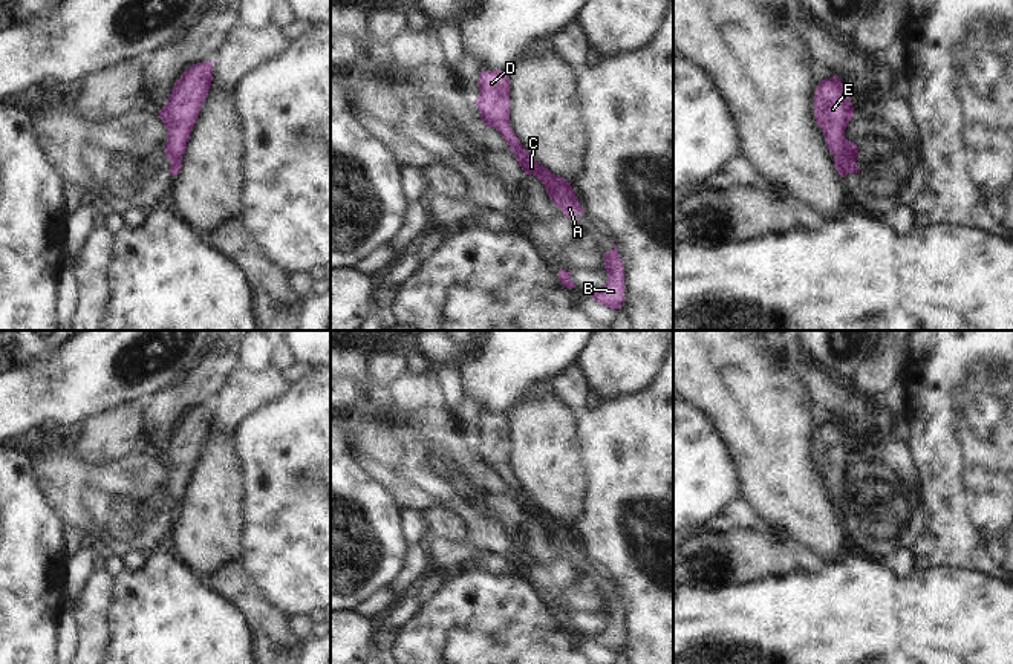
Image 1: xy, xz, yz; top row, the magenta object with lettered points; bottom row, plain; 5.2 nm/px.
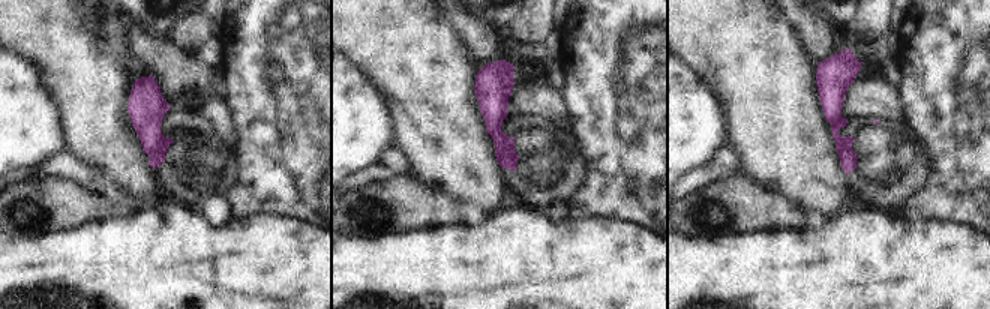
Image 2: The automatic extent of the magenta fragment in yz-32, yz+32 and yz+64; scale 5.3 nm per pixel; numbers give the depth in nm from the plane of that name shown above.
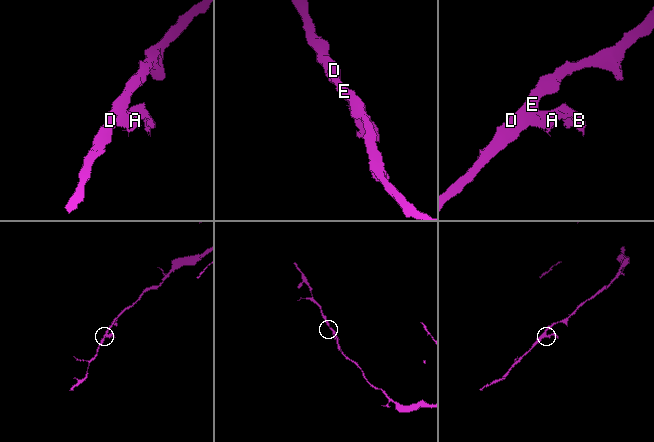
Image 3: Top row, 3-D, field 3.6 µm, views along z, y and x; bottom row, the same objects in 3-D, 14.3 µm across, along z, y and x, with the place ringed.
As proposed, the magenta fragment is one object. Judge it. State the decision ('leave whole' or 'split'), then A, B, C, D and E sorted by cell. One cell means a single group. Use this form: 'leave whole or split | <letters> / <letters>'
split | A B C / D E

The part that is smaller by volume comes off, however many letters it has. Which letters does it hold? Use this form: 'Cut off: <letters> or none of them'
Cut off: A, B, C

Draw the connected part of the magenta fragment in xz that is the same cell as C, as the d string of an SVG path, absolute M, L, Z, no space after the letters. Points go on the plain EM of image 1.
M525 491L514 494L514 499L519 508L523 511L525 517L536 519L546 531L546 535L554 548L557 548L574 566L577 566L578 554L581 554L585 558L585 552L578 546L571 525L560 519L555 519L548 511L540 508Z

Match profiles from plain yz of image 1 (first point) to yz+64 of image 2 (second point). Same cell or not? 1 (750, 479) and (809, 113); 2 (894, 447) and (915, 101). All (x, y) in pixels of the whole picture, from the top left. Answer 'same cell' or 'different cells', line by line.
1: same cell
2: different cells

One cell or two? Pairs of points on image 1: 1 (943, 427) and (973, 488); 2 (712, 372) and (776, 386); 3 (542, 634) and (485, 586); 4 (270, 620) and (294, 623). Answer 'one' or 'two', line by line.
1: one
2: one
3: one
4: two

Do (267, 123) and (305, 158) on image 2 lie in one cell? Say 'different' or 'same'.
same

